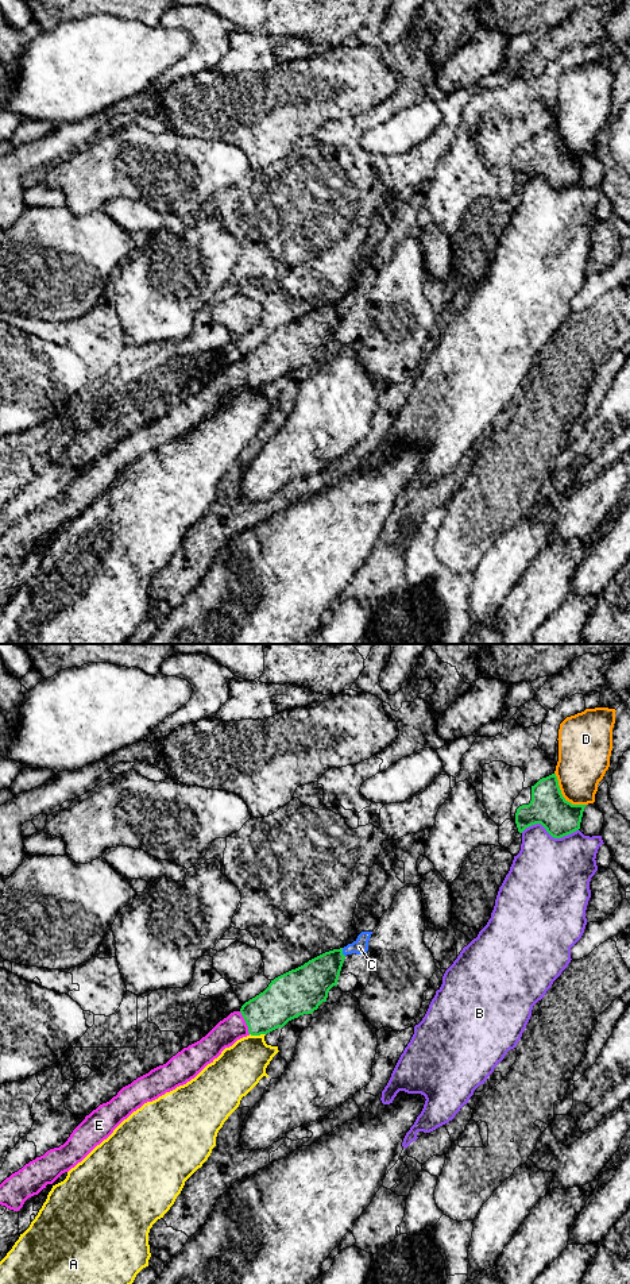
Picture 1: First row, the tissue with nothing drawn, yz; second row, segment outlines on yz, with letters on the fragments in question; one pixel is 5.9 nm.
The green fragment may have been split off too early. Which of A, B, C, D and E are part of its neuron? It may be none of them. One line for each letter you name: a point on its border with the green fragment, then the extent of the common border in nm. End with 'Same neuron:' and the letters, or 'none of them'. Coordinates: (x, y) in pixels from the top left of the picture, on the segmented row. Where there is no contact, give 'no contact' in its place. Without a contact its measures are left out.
E: meets green in yz at (246, 1022); contact 150 nm long
Same neuron: E

